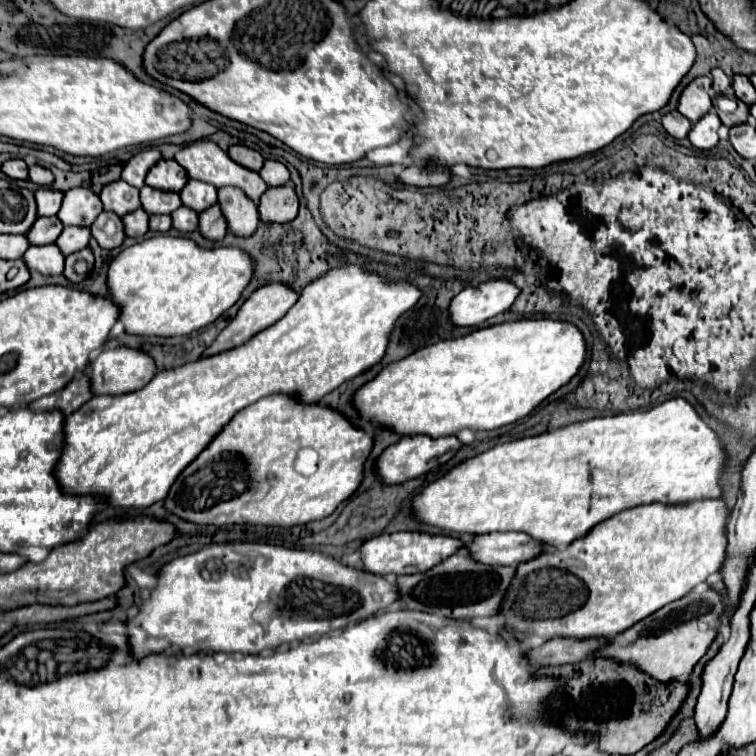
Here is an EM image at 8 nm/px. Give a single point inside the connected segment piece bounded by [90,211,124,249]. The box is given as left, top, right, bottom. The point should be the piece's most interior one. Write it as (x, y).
(97, 226)

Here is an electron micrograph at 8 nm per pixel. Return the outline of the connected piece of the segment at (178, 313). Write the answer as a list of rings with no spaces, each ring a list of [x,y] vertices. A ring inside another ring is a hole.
[[[158,235],[118,253],[108,269],[110,299],[120,305],[126,333],[174,337],[214,323],[254,279],[254,257],[238,247],[206,249],[188,237]]]

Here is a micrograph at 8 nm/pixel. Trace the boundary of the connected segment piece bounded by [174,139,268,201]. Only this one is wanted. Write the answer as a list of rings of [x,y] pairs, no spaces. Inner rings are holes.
[[[200,139],[200,141],[196,141],[196,143],[190,143],[190,145],[182,147],[182,149],[176,153],[174,159],[188,171],[188,177],[190,177],[190,179],[200,179],[200,181],[212,183],[212,185],[216,185],[218,189],[224,187],[224,185],[236,185],[236,187],[244,189],[246,195],[252,197],[254,201],[258,201],[260,195],[268,189],[266,183],[262,183],[262,177],[258,175],[258,171],[250,171],[250,169],[246,169],[246,167],[234,163],[234,161],[230,159],[230,155],[228,155],[224,149],[220,149],[220,147],[218,147],[214,141],[210,141],[210,139]]]

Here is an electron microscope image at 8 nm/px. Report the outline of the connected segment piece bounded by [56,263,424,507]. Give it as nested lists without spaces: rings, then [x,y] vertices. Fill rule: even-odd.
[[[344,263],[340,267],[334,267],[330,271],[326,271],[324,275],[320,275],[316,281],[312,281],[310,285],[306,285],[298,297],[298,301],[292,305],[292,309],[274,325],[270,325],[268,329],[256,333],[252,339],[248,339],[244,345],[238,345],[234,349],[222,351],[218,355],[212,357],[202,357],[196,361],[190,361],[186,365],[174,367],[174,369],[162,369],[158,371],[158,375],[142,389],[132,391],[132,393],[122,393],[122,395],[96,395],[94,399],[90,399],[88,403],[84,403],[76,413],[70,413],[66,417],[66,449],[60,457],[60,463],[56,467],[56,479],[62,487],[62,491],[68,491],[72,495],[86,495],[86,493],[96,493],[96,495],[104,495],[108,499],[108,505],[118,505],[118,507],[148,507],[160,499],[164,499],[170,491],[170,487],[174,485],[174,479],[178,479],[178,475],[194,461],[194,457],[204,451],[202,447],[210,445],[210,439],[214,439],[214,435],[218,435],[218,431],[222,431],[222,427],[226,427],[226,423],[230,423],[230,419],[234,419],[234,415],[238,411],[242,411],[244,407],[256,403],[258,399],[272,395],[272,393],[288,393],[288,395],[296,395],[298,399],[302,399],[304,403],[312,403],[312,401],[320,401],[324,395],[328,395],[330,391],[334,391],[336,387],[340,387],[342,383],[354,379],[356,375],[368,371],[370,367],[374,367],[376,363],[380,363],[386,355],[386,349],[390,345],[390,333],[394,333],[400,317],[404,313],[408,313],[412,307],[416,307],[418,299],[422,299],[422,289],[418,289],[414,283],[410,281],[392,281],[384,275],[378,275],[374,271],[364,269],[358,263]]]

